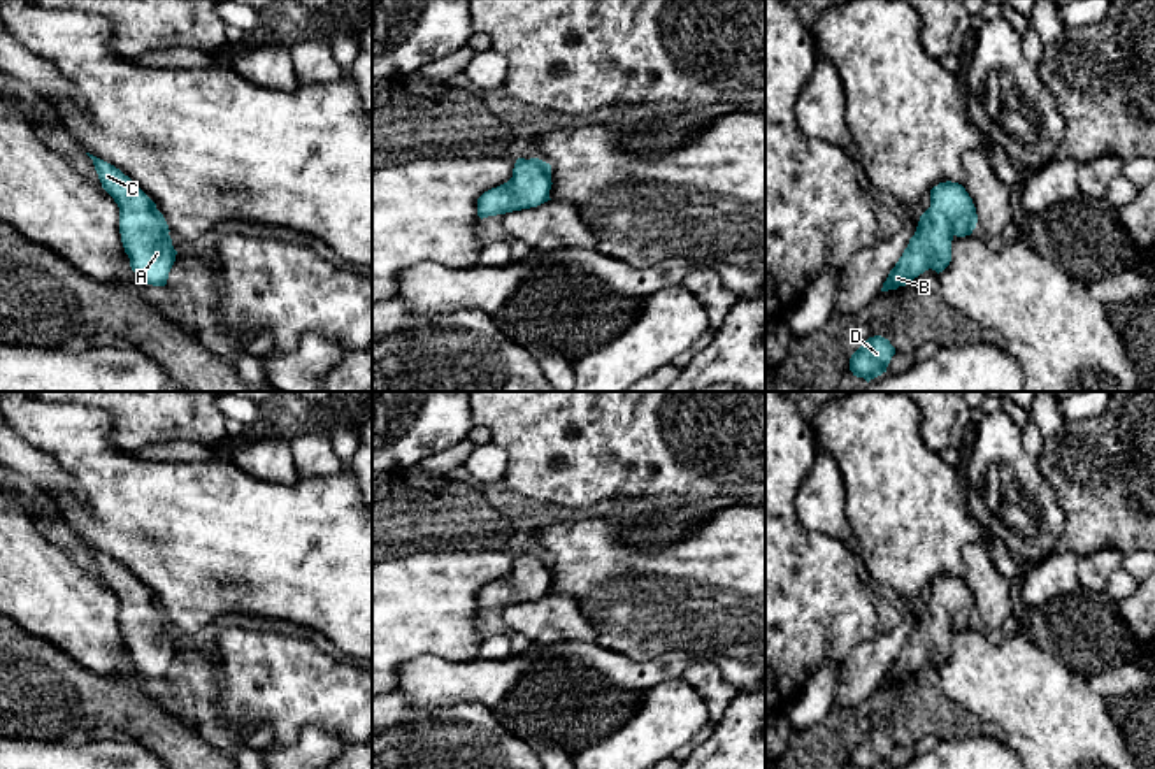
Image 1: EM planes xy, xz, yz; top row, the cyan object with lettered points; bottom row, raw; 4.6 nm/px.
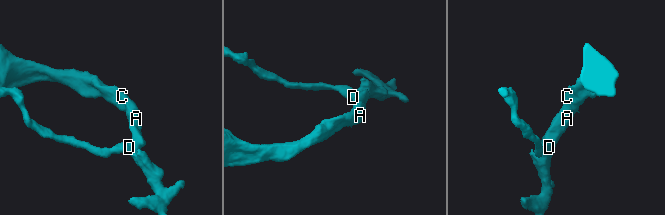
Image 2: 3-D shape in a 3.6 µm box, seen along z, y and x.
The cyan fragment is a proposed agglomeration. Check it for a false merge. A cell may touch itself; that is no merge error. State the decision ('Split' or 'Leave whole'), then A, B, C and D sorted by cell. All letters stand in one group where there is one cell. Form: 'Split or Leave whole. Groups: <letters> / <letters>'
Leave whole. Groups: A B C D

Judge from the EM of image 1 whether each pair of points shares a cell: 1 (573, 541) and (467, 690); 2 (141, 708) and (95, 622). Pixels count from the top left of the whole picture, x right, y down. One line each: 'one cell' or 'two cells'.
1: two cells
2: two cells

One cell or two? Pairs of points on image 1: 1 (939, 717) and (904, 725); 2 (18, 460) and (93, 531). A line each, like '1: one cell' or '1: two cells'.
1: one cell
2: two cells

